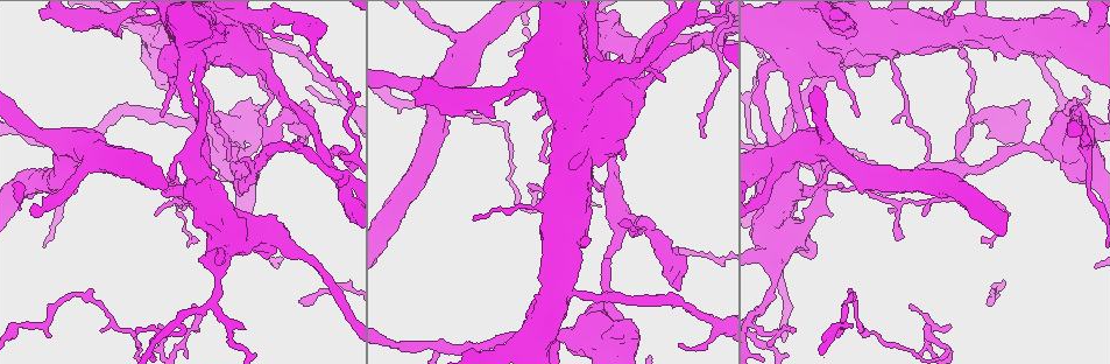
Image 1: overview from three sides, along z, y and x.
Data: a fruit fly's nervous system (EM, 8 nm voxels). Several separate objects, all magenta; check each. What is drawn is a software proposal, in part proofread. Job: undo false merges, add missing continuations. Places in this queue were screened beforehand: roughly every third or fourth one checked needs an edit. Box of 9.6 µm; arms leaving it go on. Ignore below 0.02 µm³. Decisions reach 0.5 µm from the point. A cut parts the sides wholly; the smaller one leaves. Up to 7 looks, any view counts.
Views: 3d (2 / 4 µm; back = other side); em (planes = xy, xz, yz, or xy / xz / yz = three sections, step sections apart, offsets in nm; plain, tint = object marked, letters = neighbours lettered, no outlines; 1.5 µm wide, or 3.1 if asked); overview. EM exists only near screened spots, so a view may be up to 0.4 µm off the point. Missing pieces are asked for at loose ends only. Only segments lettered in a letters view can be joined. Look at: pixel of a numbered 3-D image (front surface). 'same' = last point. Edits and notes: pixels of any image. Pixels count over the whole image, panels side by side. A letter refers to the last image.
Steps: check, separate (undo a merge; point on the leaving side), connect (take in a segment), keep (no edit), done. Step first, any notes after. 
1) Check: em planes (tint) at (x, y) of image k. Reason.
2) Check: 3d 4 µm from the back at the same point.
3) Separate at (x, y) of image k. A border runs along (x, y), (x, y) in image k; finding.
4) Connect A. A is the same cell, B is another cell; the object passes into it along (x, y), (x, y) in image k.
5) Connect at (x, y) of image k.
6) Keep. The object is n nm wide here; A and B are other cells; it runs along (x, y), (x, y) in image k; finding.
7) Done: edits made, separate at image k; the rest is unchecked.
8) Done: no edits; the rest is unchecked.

Check: 3d 4 µm at (620, 224) of image 1. Thin end.

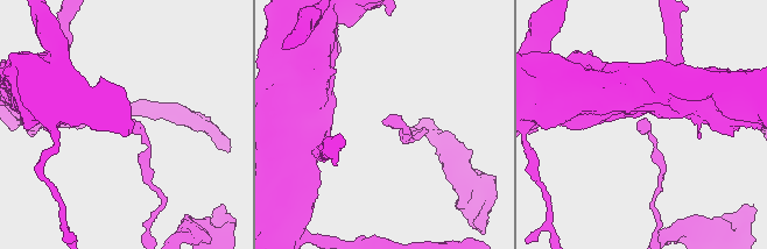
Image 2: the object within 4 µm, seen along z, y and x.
Check: em planes (plain) at (644, 126) of image 2. Need the tissue.

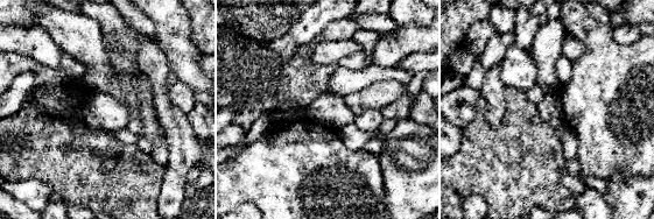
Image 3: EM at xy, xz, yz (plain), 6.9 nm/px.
Check: em planes (letters) at the same point.

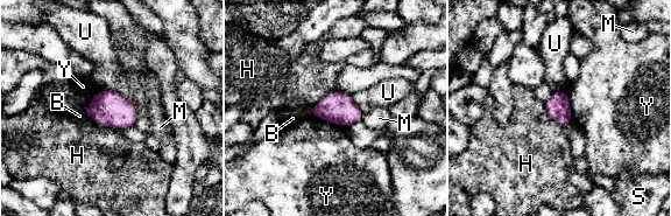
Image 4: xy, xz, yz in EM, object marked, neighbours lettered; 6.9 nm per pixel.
Keep. The longest contact is with H, 280 nm; B, H, M, S, U and Y are other cells; a border runs along (311, 113), (336, 123), (341, 127) in image 4; none of them fits.

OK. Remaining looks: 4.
Check: em xz step 8 (tint) at (554, 344) of image 1.

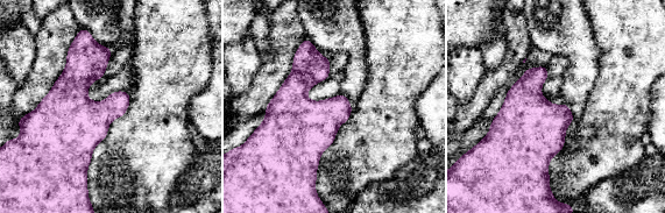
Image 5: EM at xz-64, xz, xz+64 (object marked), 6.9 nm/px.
Check: em planes (letters) at the same point.

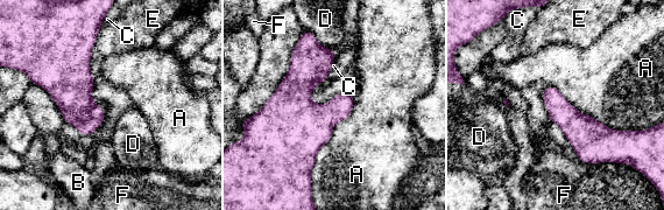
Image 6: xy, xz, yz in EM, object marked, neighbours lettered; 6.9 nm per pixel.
Keep. A, B, C, D, E and F are other cells; a border runs along (353, 96), (316, 155), (311, 186) in image 6; all the same neuron.

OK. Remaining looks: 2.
Check: em planes (letters) at (635, 68) of image 1. Calibre changes.

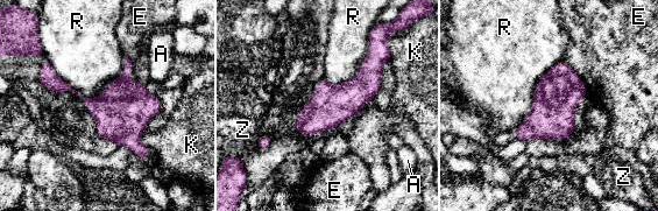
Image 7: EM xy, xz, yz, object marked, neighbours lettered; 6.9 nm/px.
Keep. The object is 280 nm wide here; A, E, K, R and Z are other cells; a border runs along (563, 58), (538, 81), (518, 126) in image 7; continuous, no second neuron.

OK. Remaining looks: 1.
Done: no edits; the rest is unchecked.

